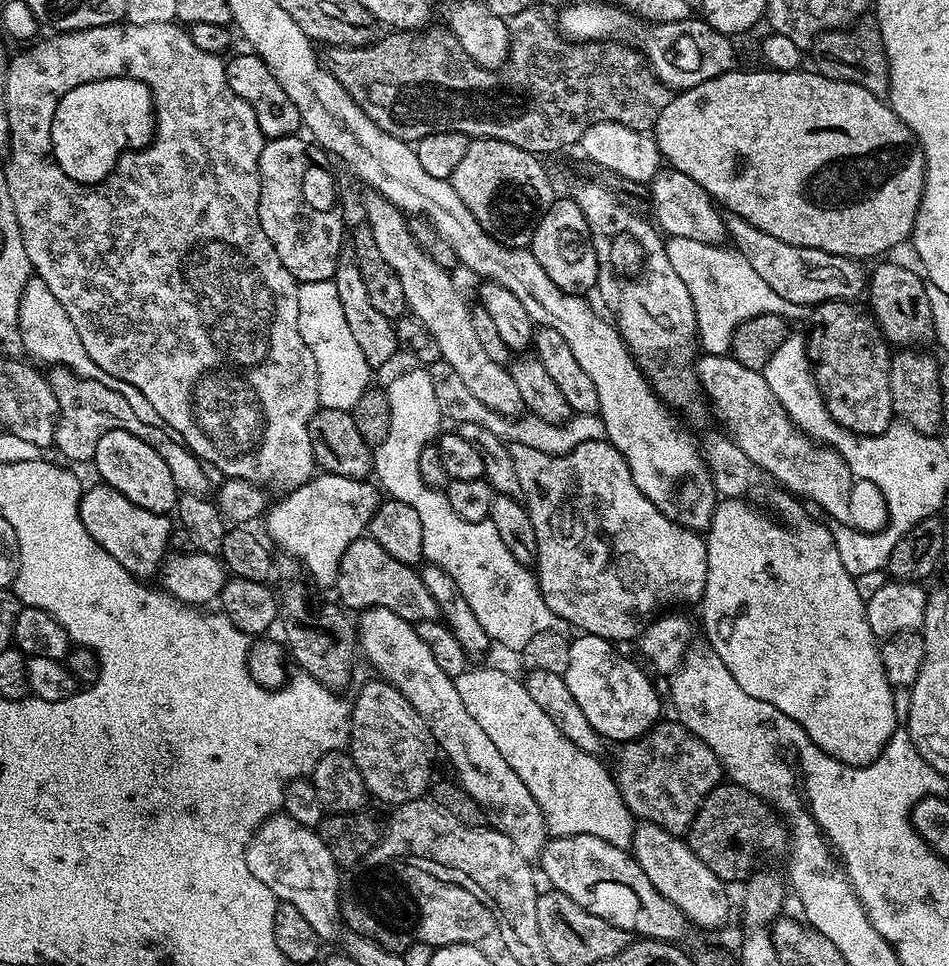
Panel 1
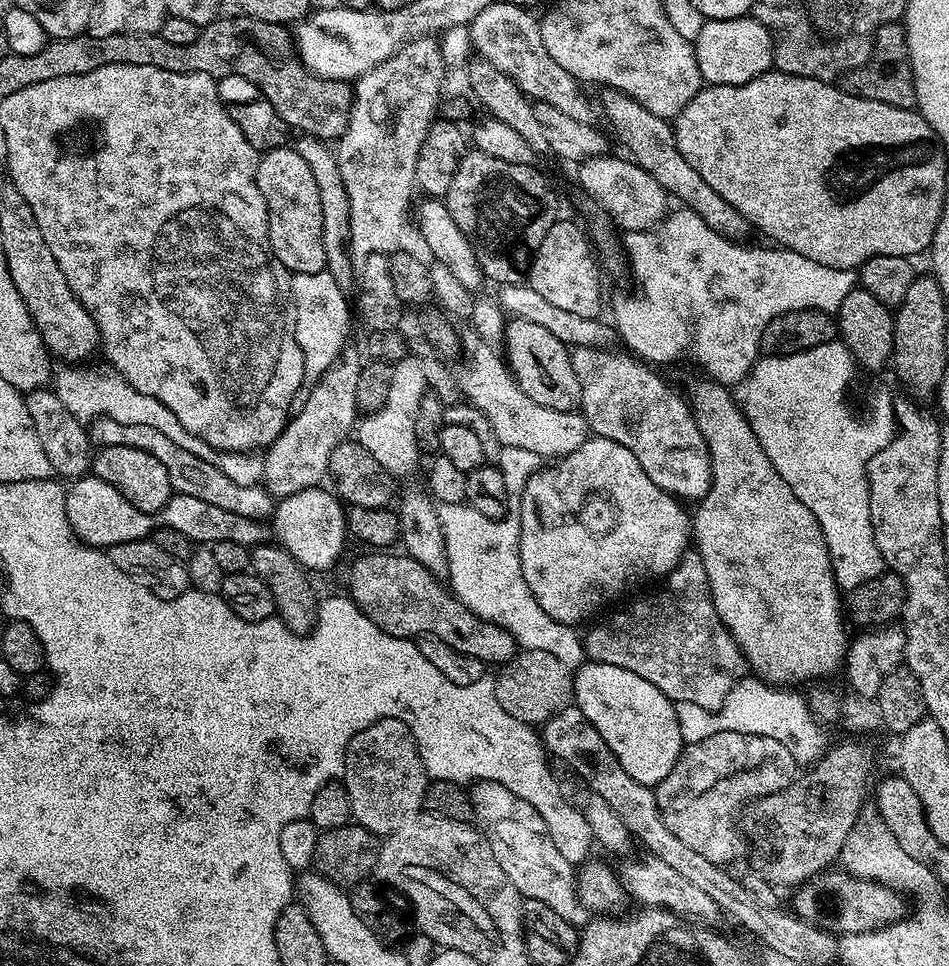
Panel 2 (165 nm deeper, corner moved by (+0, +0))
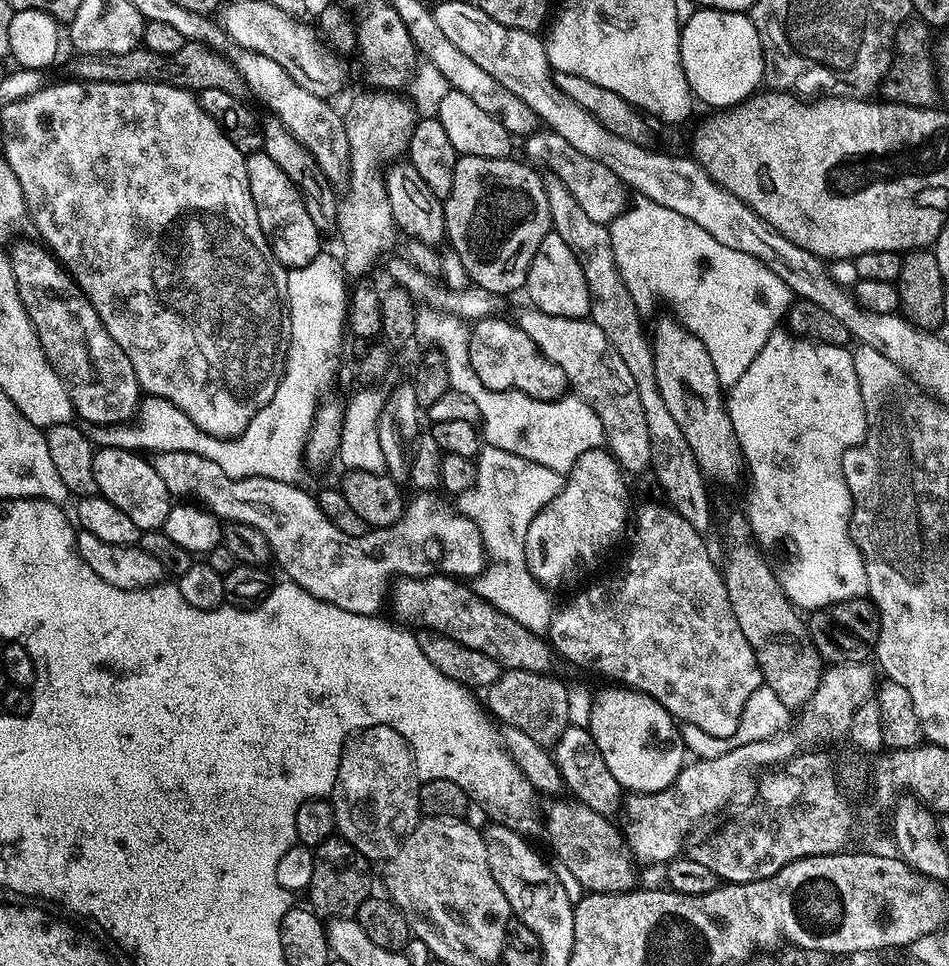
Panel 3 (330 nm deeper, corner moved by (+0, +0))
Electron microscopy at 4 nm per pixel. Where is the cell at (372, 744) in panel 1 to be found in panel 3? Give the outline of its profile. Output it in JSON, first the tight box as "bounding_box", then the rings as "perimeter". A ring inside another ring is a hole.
{"bounding_box":[330,724,422,861],"perimeter":[[[381,724],[373,728],[361,728],[359,732],[349,736],[344,745],[338,766],[338,778],[332,787],[330,803],[335,820],[335,831],[346,842],[350,842],[354,850],[361,852],[368,861],[391,860],[421,819],[422,813],[418,802],[420,786],[421,781],[416,779],[411,747],[406,742],[406,738],[398,734],[398,730]]]}

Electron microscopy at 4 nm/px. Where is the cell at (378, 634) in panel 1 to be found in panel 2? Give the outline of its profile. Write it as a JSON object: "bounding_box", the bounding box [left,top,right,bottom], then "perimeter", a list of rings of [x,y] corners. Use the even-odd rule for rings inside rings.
{"bounding_box":[468,780,582,921],"perimeter":[[[489,780],[475,781],[468,788],[468,797],[474,806],[479,831],[487,840],[498,866],[502,866],[506,878],[510,878],[521,897],[542,902],[563,920],[575,921],[576,911],[582,908],[576,890],[578,876],[573,861],[558,854],[558,846],[548,837],[548,827],[538,810],[534,810],[530,802],[522,802],[510,794],[506,786],[492,784]]]}

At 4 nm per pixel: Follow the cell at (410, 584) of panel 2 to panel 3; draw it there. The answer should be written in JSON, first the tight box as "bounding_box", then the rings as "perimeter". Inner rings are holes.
{"bounding_box":[390,575,554,674],"perimeter":[[[451,575],[399,579],[391,591],[390,602],[396,606],[405,625],[416,624],[417,629],[429,628],[446,634],[454,638],[454,642],[462,642],[462,646],[470,646],[470,650],[479,650],[494,658],[501,669],[517,668],[545,674],[553,671],[554,649],[541,633],[526,630],[522,622],[514,622],[510,614],[502,614],[502,610],[486,602],[471,586]]]}

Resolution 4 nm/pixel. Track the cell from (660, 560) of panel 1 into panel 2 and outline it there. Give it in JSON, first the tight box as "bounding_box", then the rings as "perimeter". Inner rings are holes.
{"bounding_box":[518,435,693,626],"perimeter":[[[593,435],[568,456],[549,464],[531,476],[519,492],[518,519],[522,578],[526,578],[530,594],[534,594],[538,606],[542,606],[550,618],[580,626],[583,620],[591,621],[607,600],[622,595],[643,580],[659,581],[680,565],[693,539],[689,509],[687,512],[677,497],[654,486],[638,458],[634,458],[626,446]]]}

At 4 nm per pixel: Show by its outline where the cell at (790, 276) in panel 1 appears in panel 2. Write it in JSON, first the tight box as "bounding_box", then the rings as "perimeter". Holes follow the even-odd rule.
{"bounding_box":[599,87,750,242],"perimeter":[[[603,87],[599,92],[600,100],[604,103],[604,116],[608,119],[608,124],[612,127],[611,135],[620,139],[620,144],[625,148],[623,151],[640,167],[650,174],[668,193],[669,197],[680,199],[679,203],[683,207],[690,209],[710,226],[718,234],[722,234],[728,240],[737,242],[747,241],[750,233],[750,225],[726,198],[722,198],[714,190],[710,190],[710,185],[702,179],[702,174],[682,158],[682,150],[678,150],[676,145],[676,130],[669,121],[658,118],[658,114],[650,114],[646,106],[634,102],[627,94],[616,88]]]}

